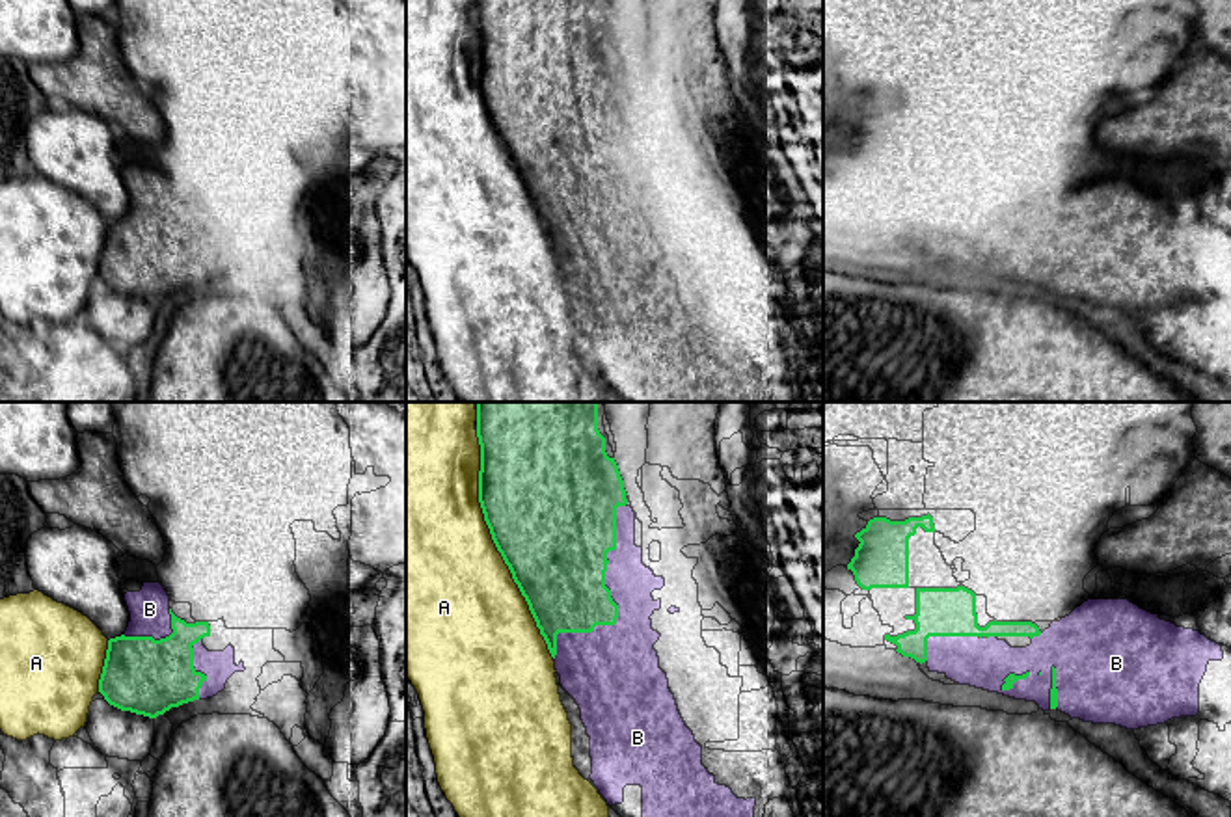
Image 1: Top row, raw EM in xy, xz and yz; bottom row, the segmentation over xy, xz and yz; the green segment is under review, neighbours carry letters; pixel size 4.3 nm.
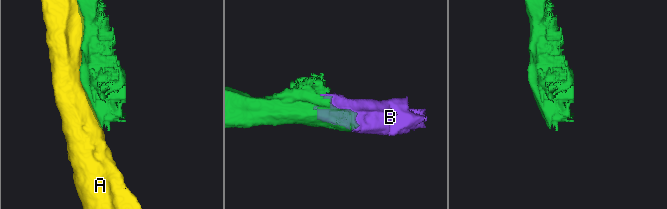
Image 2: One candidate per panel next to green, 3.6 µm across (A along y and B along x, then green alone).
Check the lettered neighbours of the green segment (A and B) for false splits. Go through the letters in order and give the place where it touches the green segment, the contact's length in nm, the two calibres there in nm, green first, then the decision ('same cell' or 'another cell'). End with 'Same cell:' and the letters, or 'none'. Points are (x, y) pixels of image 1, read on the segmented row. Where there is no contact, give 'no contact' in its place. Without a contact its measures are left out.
A: xz (494, 542) | 1050 nm | 500/500 nm | another cell
B: xz (613, 602) | 750 nm | 360/300 nm | same cell
Same cell: B

